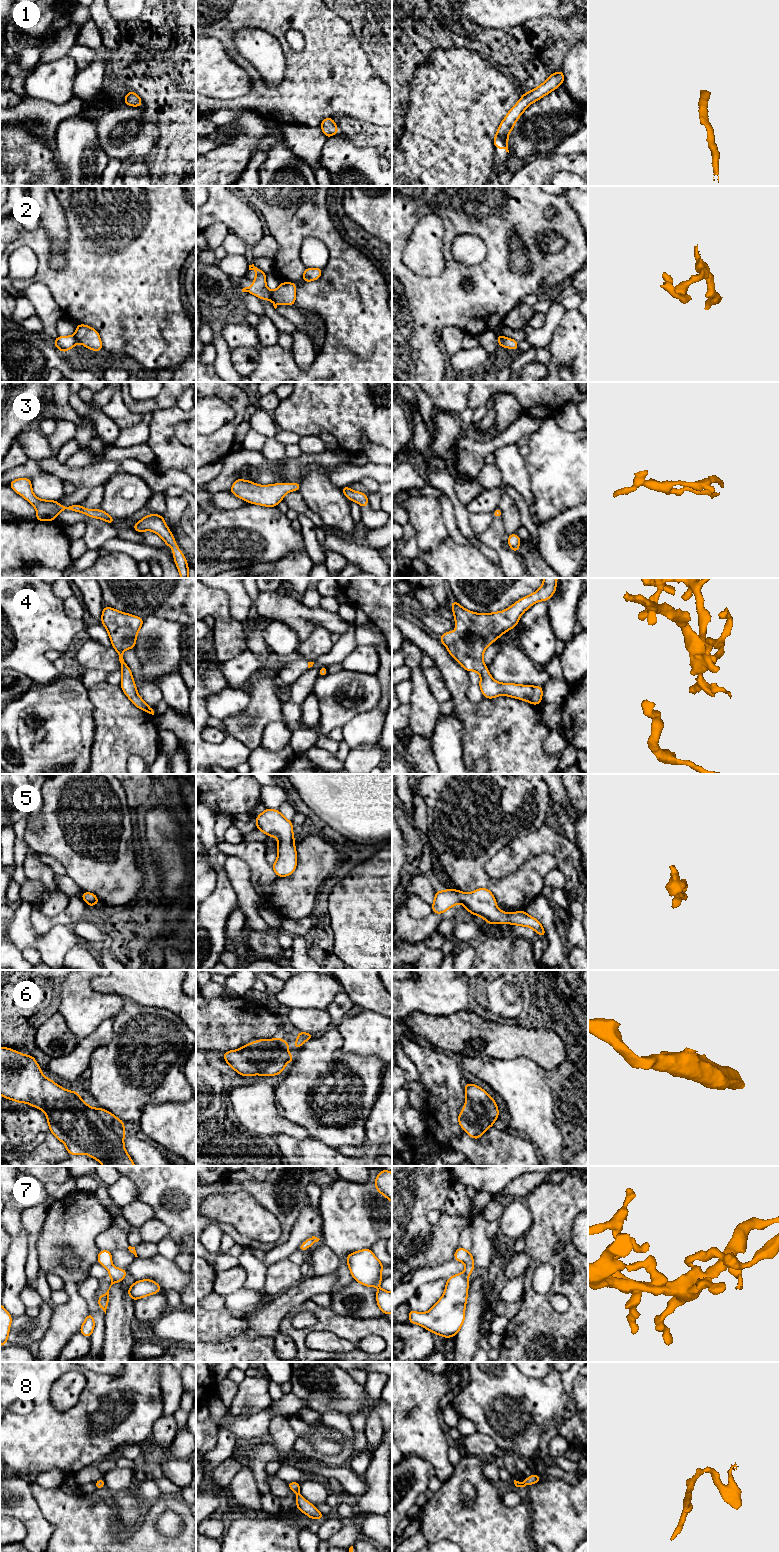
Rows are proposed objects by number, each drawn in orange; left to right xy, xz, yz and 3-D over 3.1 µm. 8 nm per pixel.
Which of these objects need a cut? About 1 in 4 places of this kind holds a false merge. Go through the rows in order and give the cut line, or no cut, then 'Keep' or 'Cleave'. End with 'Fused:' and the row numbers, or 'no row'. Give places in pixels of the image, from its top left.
1: No split. Keep
2: Split along xz (270, 292), (271, 299), (277, 304). Cleave
3: No split. Keep
4: No split. Keep
5: No split. Keep
6: No split. Keep
7: No split. Keep
8: No split. Keep
Fused: 2

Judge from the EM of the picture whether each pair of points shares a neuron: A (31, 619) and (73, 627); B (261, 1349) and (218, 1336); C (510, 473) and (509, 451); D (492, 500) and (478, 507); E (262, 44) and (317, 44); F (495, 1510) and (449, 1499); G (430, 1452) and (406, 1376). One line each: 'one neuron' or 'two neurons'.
A: one neuron
B: one neuron
C: one neuron
D: one neuron
E: two neurons
F: one neuron
G: one neuron

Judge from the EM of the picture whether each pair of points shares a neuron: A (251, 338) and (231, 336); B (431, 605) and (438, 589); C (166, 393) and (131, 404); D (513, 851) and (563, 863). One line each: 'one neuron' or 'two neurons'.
A: one neuron
B: two neurons
C: one neuron
D: one neuron

